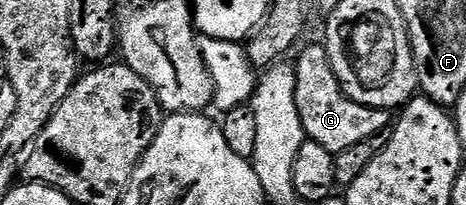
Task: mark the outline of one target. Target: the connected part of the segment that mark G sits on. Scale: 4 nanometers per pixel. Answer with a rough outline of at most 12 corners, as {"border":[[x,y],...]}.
{"border":[[321,42],[297,52],[307,139],[335,155],[391,126],[346,96]]}

